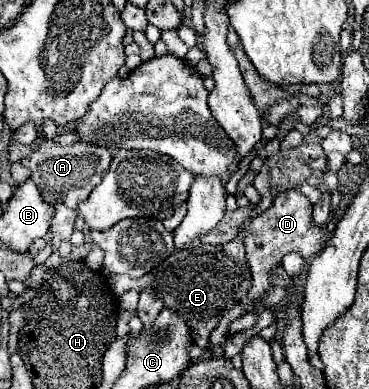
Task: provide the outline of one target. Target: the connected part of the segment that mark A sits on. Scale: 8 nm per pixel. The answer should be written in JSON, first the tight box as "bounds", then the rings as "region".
{"bounds":[22,139,112,209],"region":[[[44,139],[40,143],[40,149],[22,159],[22,165],[26,165],[32,171],[32,179],[48,203],[60,201],[66,207],[76,209],[76,205],[84,201],[92,193],[92,189],[102,181],[104,173],[110,167],[110,161],[112,153],[104,147],[96,147],[90,143],[74,143],[62,147],[56,145],[52,139]]]}

